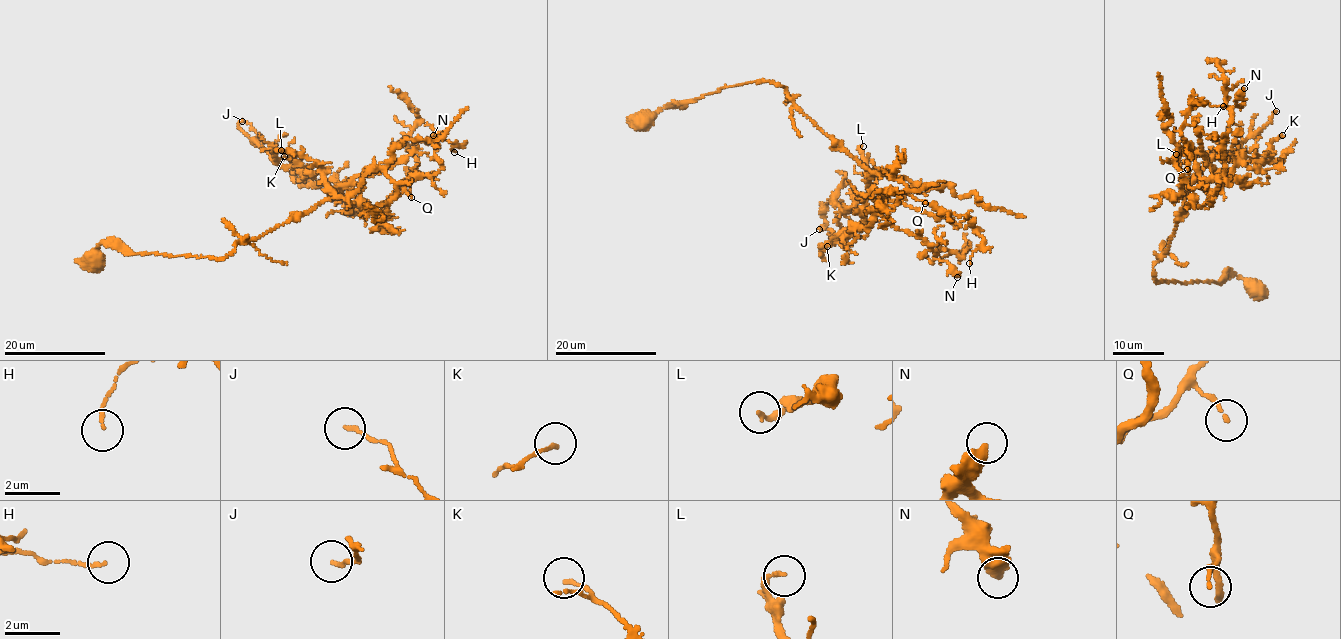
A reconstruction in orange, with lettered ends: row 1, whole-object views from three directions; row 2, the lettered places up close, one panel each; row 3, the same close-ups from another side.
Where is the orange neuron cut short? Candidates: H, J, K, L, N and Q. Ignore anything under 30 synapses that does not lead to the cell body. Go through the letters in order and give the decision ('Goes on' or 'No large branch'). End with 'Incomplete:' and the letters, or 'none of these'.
H: No large branch
J: No large branch
K: No large branch
L: No large branch
N: No large branch
Q: No large branch
Incomplete: none of these

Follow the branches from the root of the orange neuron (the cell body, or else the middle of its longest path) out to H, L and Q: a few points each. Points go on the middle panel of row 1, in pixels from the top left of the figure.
H: (642, 119), (725, 87), (784, 86), (869, 170), (924, 185), (909, 194), (969, 215), (984, 241), (969, 263)
L: (642, 119), (725, 87), (769, 80), (784, 86), (797, 109), (872, 174), (870, 188), (876, 178), (863, 146)
Q: (642, 119), (725, 87), (769, 80), (784, 86), (797, 109), (869, 170), (924, 185), (909, 193), (925, 203)

